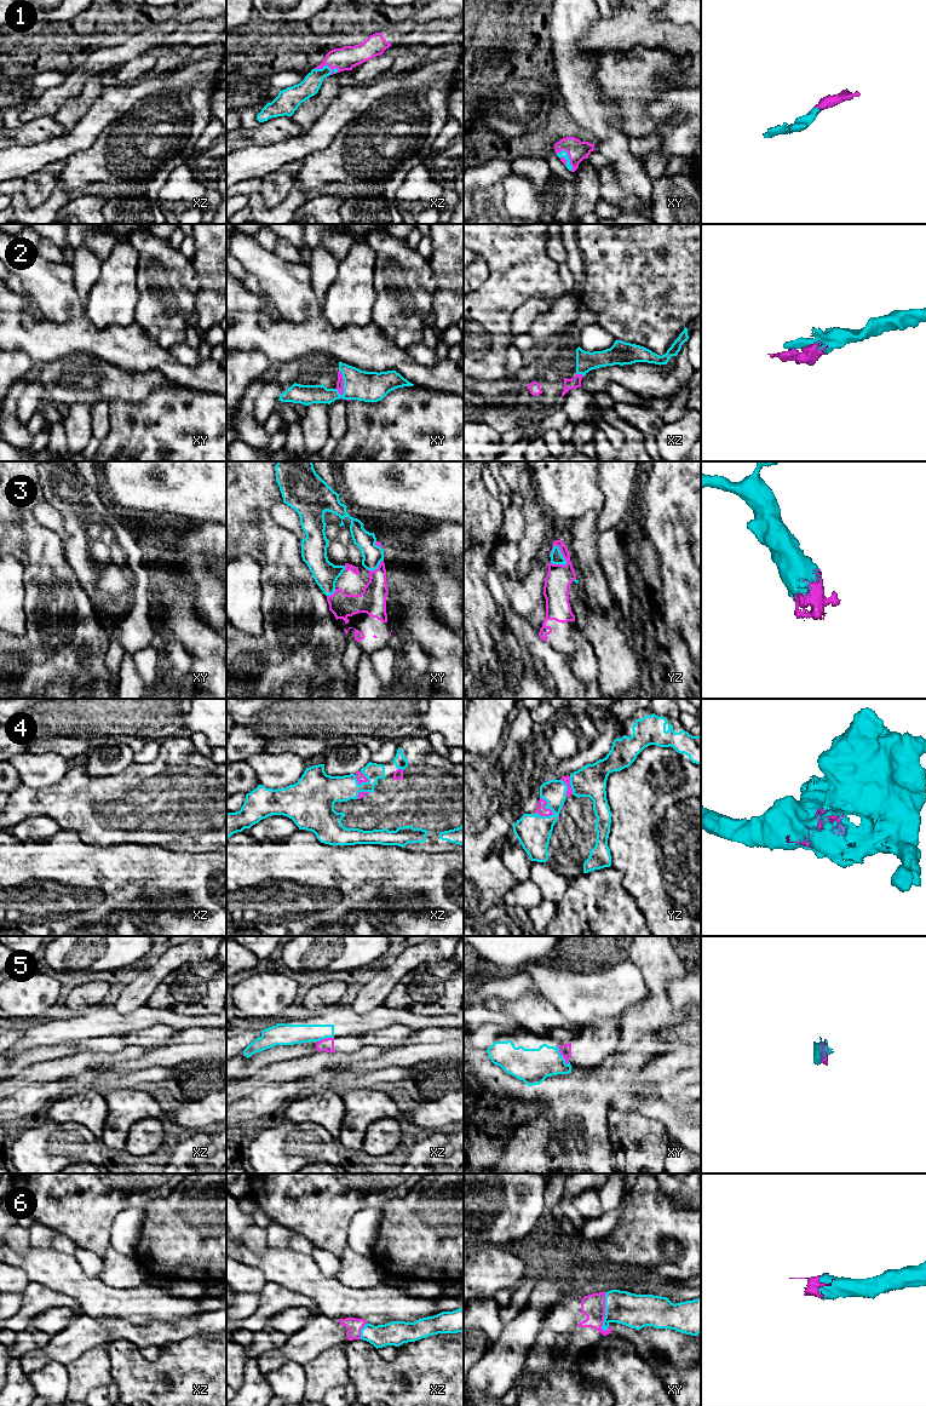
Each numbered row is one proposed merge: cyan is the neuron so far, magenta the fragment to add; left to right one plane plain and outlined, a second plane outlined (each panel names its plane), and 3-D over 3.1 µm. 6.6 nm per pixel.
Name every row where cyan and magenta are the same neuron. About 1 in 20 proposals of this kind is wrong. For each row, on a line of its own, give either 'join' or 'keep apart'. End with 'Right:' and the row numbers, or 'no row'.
1: join
2: join
3: join
4: join
5: keep apart
6: join
Right: 1, 2, 3, 4, 6

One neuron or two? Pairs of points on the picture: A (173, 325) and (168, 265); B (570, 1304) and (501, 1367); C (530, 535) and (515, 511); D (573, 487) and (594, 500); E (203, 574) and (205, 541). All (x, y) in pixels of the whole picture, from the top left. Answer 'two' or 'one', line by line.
A: one
B: two
C: two
D: one
E: one

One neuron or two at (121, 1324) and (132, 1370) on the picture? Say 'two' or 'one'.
two

